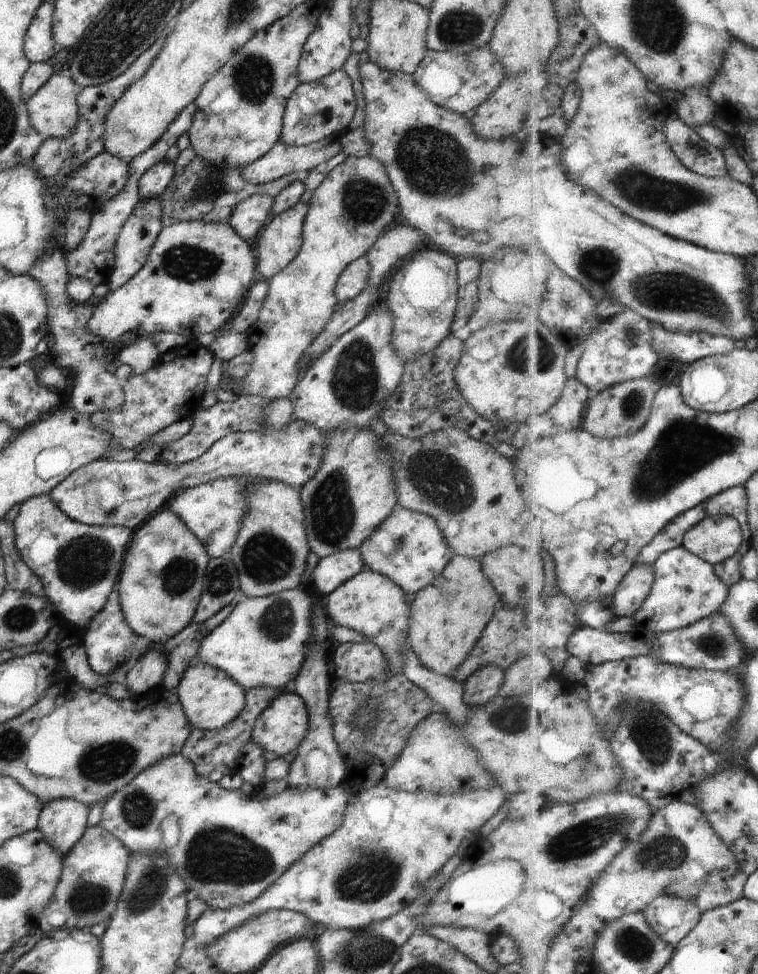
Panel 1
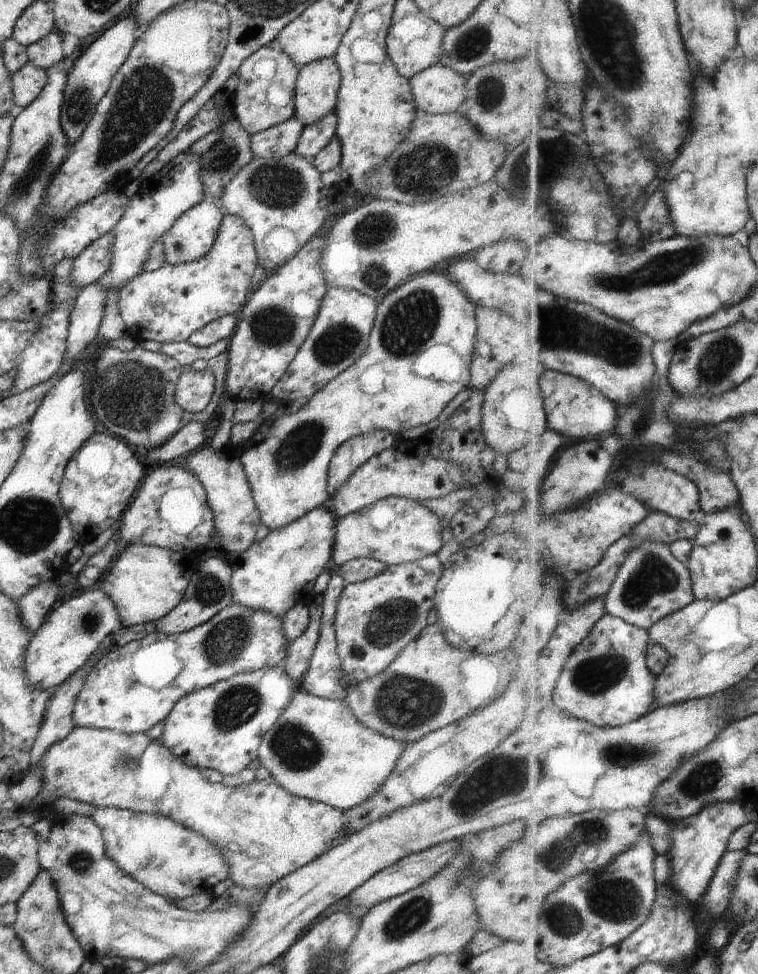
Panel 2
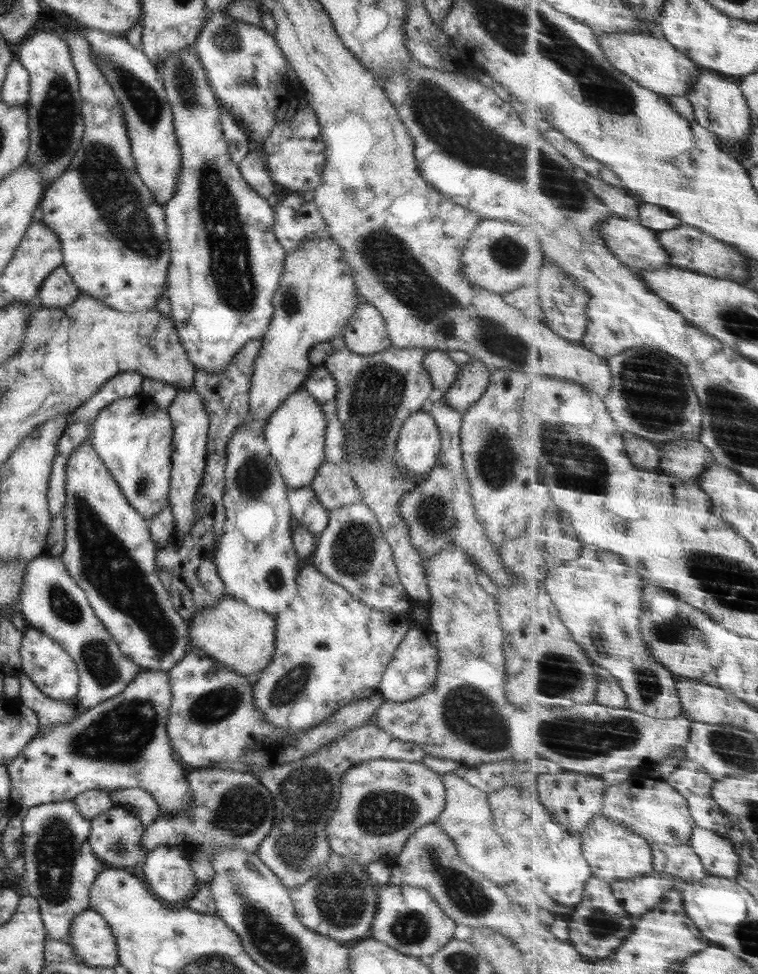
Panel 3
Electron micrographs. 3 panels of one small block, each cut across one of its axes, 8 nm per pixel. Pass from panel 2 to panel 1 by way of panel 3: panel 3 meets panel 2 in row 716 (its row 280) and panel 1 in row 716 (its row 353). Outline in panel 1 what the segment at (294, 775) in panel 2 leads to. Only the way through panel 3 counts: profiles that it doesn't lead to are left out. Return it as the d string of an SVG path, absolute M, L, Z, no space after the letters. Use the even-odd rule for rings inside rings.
M279 692L269 702L269 706L266 706L254 720L250 732L250 741L260 746L263 751L273 752L278 757L283 757L287 752L294 752L303 740L307 729L307 716L305 703L297 694Z

